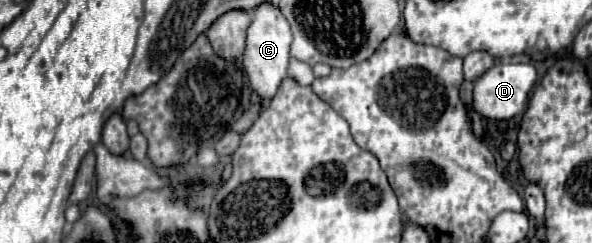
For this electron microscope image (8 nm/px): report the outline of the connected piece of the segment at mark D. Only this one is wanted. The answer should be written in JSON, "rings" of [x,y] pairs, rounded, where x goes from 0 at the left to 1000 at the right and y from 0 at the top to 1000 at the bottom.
{"rings":[[[836,263],[799,346],[799,453],[826,494],[860,494],[873,469],[883,469],[890,444],[894,379],[907,337],[907,288],[900,263]]]}

